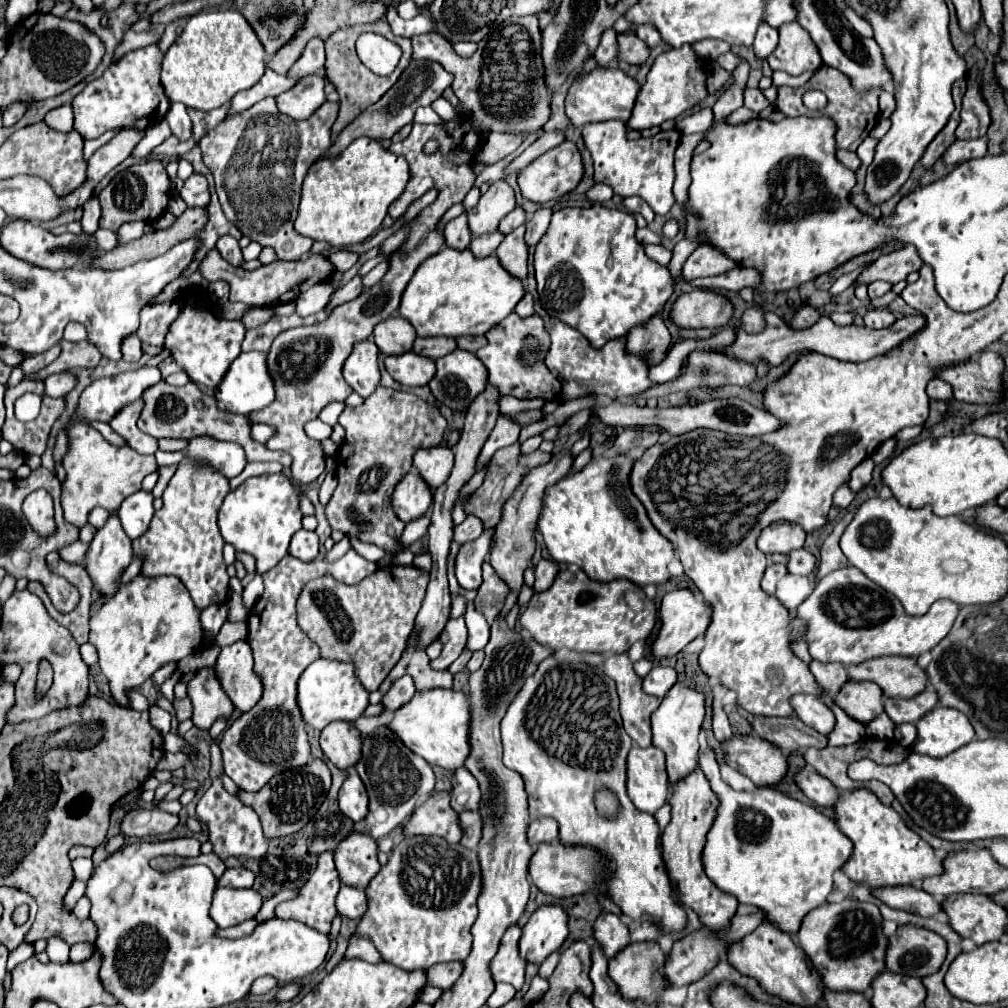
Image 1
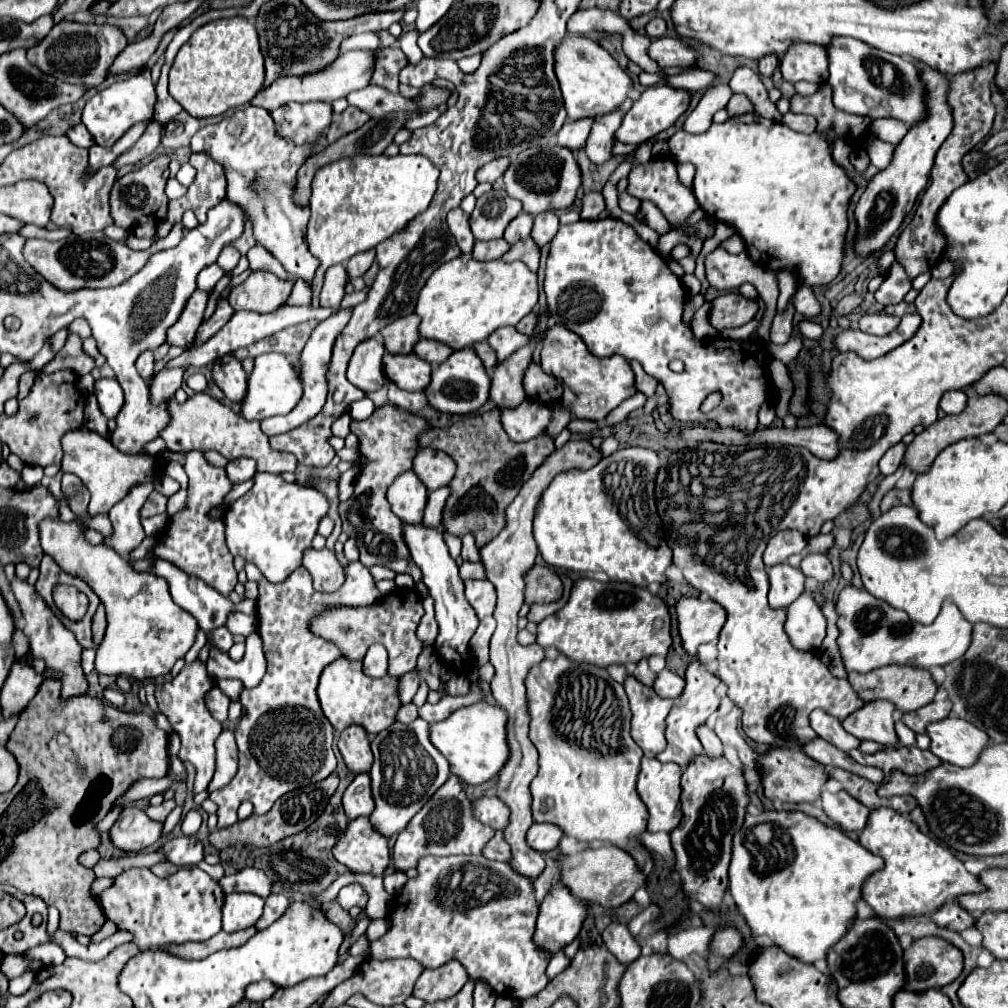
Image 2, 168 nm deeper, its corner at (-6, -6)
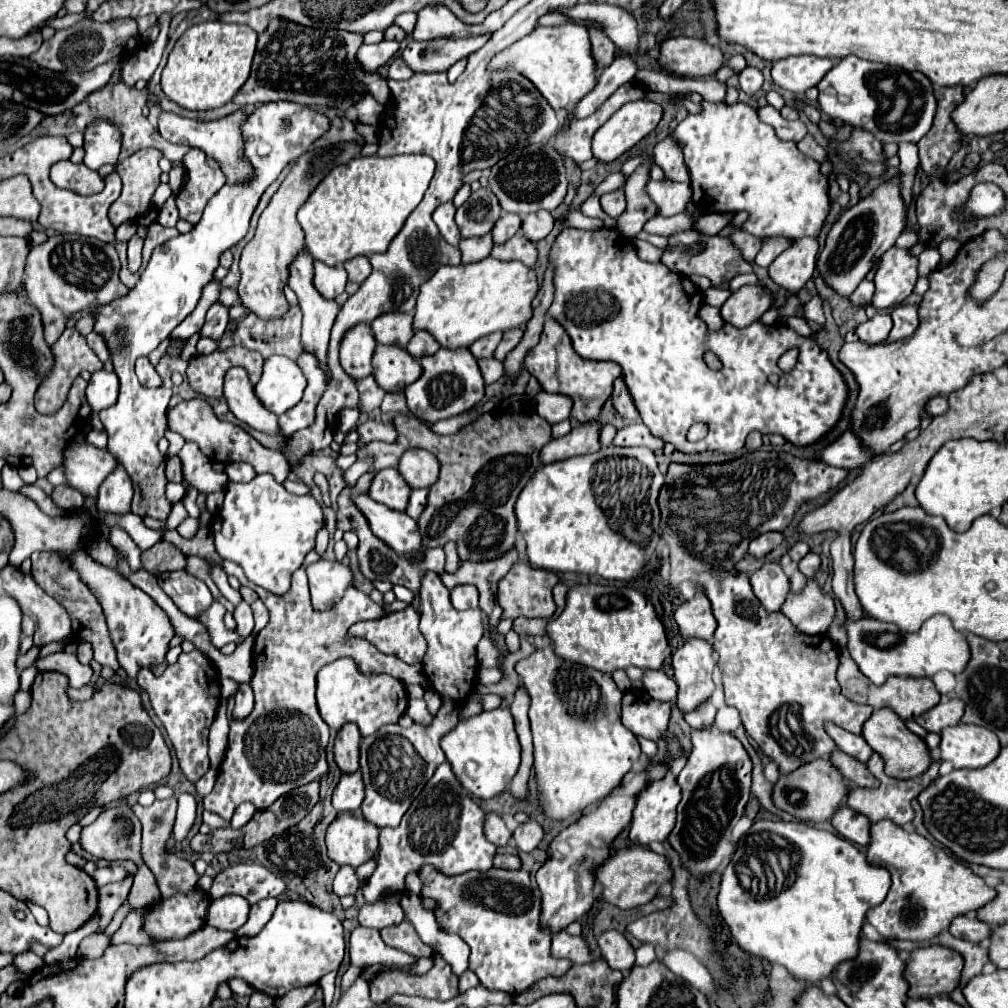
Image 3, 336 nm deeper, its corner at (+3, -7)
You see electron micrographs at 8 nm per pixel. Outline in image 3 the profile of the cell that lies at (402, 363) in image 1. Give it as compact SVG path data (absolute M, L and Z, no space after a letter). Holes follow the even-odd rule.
M378 345L372 365L374 379L384 391L404 391L422 373L420 363L406 349L394 345Z

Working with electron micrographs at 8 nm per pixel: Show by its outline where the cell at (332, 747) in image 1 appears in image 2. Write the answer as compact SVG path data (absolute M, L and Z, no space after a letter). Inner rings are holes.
M353 724L347 730L343 730L337 744L339 744L339 752L341 752L347 768L353 774L369 772L369 768L373 764L373 754L371 754L367 732L363 730L363 726Z

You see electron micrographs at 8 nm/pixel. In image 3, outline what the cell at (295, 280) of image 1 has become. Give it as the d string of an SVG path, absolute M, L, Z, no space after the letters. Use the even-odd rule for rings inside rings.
M342 141L332 147L324 149L312 149L304 153L290 169L286 179L282 181L280 189L264 209L258 221L258 229L254 237L246 243L240 259L240 283L238 283L238 295L240 303L248 307L252 313L256 313L262 319L272 319L282 315L284 311L274 311L274 307L284 307L284 293L282 287L287 284L289 265L298 255L298 251L304 247L304 235L302 227L298 227L296 213L300 205L306 201L306 197L316 189L316 185L326 177L334 165L348 163L350 159L358 157L362 151L362 145L358 141Z

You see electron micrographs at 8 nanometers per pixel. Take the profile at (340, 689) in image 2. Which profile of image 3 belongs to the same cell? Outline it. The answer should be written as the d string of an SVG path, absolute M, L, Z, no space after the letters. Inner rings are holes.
M340 657L318 671L316 699L322 719L330 729L340 729L344 723L356 723L360 733L372 735L388 723L396 723L408 707L408 695L404 685L390 675L362 675L356 669L352 657Z

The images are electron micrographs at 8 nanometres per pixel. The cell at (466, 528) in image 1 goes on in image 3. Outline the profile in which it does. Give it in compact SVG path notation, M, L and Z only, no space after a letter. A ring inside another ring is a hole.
M446 543L446 545L444 545L444 551L446 551L446 571L448 571L448 573L458 571L458 567L462 565L462 561L458 559L456 543Z

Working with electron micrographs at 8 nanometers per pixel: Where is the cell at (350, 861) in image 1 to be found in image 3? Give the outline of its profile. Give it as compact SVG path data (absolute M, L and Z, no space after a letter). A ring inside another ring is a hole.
M358 811L340 813L326 831L328 855L338 865L358 867L374 857L378 833L378 827L366 823Z

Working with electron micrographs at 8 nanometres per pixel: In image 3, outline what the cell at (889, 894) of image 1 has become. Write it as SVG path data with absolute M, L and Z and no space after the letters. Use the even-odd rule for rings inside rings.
M968 915L952 919L948 931L954 937L960 937L960 939L966 939L966 941L972 941L972 943L982 943L990 935L990 927L986 923L982 923L978 919L970 919Z

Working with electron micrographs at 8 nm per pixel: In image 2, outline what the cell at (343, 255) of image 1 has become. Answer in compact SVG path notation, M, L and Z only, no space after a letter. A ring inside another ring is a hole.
M367 250L367 254L355 254L355 258L351 258L351 262L345 264L349 278L363 276L371 268L373 260L375 260L375 250Z

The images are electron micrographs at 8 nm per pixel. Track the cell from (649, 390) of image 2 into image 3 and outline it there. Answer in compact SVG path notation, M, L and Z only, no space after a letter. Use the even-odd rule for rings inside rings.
M622 375L614 381L614 393L612 401L616 411L626 419L638 419L638 409L634 409L634 399L630 399L630 391L626 391L626 383Z

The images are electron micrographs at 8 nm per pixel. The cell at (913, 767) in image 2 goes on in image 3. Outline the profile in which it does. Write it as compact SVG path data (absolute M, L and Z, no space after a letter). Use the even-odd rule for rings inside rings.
M874 753L874 755L866 761L866 767L868 767L868 771L870 771L872 775L878 777L880 787L878 787L878 789L850 787L850 789L848 789L848 799L846 799L846 803L848 803L848 807L852 807L854 811L866 815L872 823L874 823L874 821L880 821L880 819L890 819L890 821L894 821L896 825L910 823L912 817L914 817L914 811L912 811L910 801L912 801L914 797L918 797L920 791L924 791L924 789L930 785L932 779L936 779L936 775L938 775L938 765L940 765L940 761L932 761L930 767L928 767L922 775L918 775L918 777L914 777L914 779L894 779L894 777L890 777L890 775L884 773L884 759L882 759L878 753Z

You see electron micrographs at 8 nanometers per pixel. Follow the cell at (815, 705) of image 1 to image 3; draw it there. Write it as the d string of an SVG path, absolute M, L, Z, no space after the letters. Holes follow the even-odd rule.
M824 723L826 727L826 733L834 739L836 747L848 755L852 755L854 759L866 763L868 757L872 755L872 749L866 745L866 741L860 737L860 735L854 735L854 733L848 733L844 729L840 729L838 725L834 723Z

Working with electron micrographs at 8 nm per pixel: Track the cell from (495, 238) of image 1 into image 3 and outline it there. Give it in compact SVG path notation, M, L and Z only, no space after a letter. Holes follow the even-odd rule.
M484 235L482 239L462 239L460 251L462 251L462 263L476 263L490 255L494 247L492 235Z

